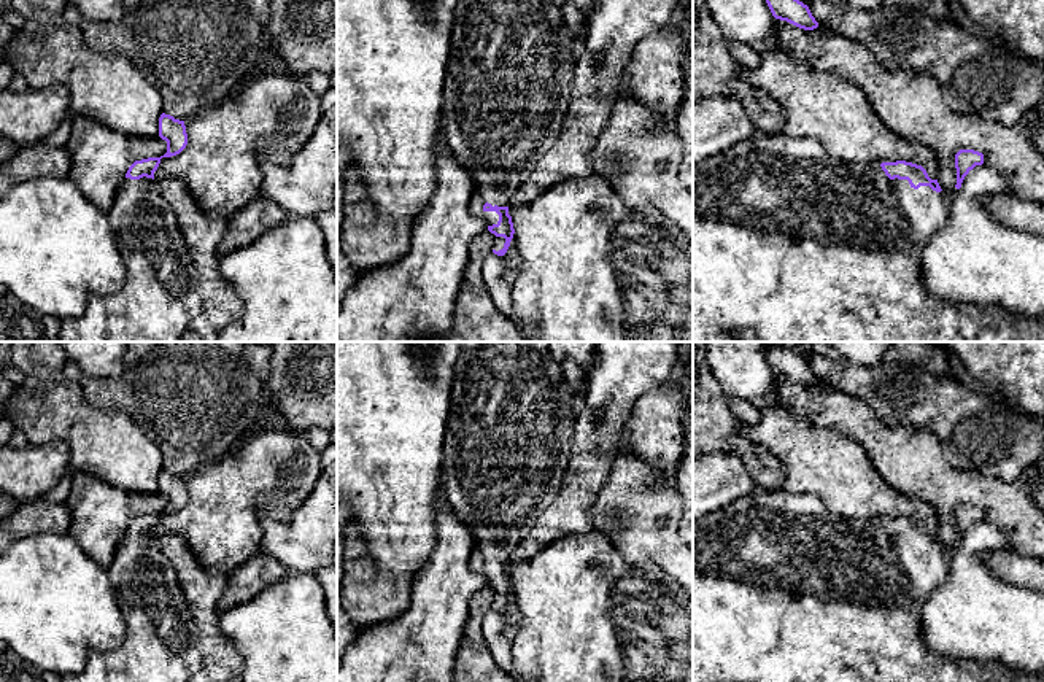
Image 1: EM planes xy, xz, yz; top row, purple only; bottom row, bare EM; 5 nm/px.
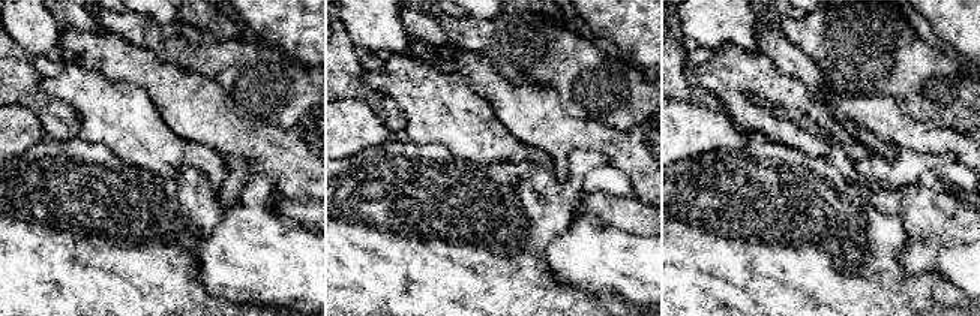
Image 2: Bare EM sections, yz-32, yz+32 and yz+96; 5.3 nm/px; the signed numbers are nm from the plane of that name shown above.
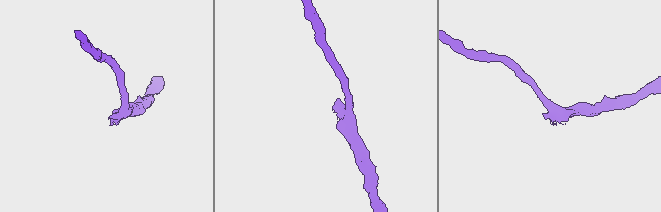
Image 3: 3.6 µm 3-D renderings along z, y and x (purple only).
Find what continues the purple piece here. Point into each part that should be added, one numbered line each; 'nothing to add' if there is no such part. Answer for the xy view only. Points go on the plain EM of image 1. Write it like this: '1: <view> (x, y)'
1: xy (162, 643)

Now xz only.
1: xz (509, 434)

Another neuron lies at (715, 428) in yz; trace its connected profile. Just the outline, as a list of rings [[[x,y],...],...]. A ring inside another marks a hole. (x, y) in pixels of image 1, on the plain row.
[[[693,342],[693,456],[709,451],[737,455],[758,488],[782,490],[782,464],[761,445],[739,432],[740,420],[712,377],[707,342]]]

